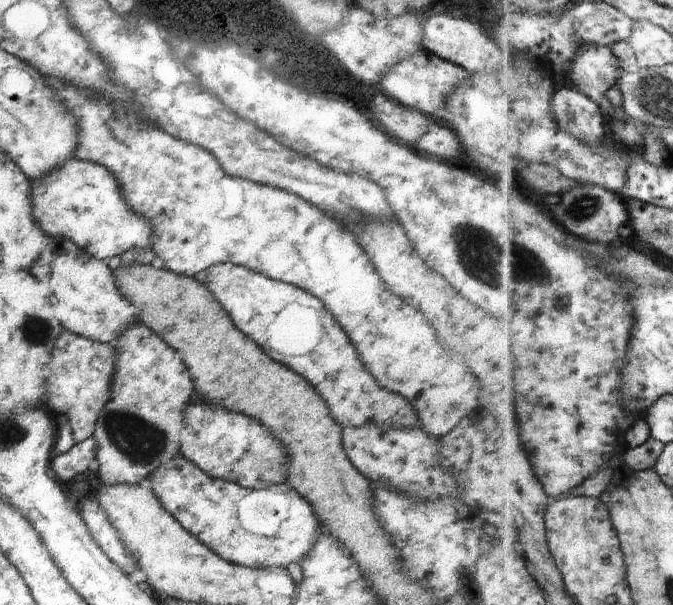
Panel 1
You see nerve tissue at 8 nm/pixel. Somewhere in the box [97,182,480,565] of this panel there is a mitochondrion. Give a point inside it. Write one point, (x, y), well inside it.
(132, 436)

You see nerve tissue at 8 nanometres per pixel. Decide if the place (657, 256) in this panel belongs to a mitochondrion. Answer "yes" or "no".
no

